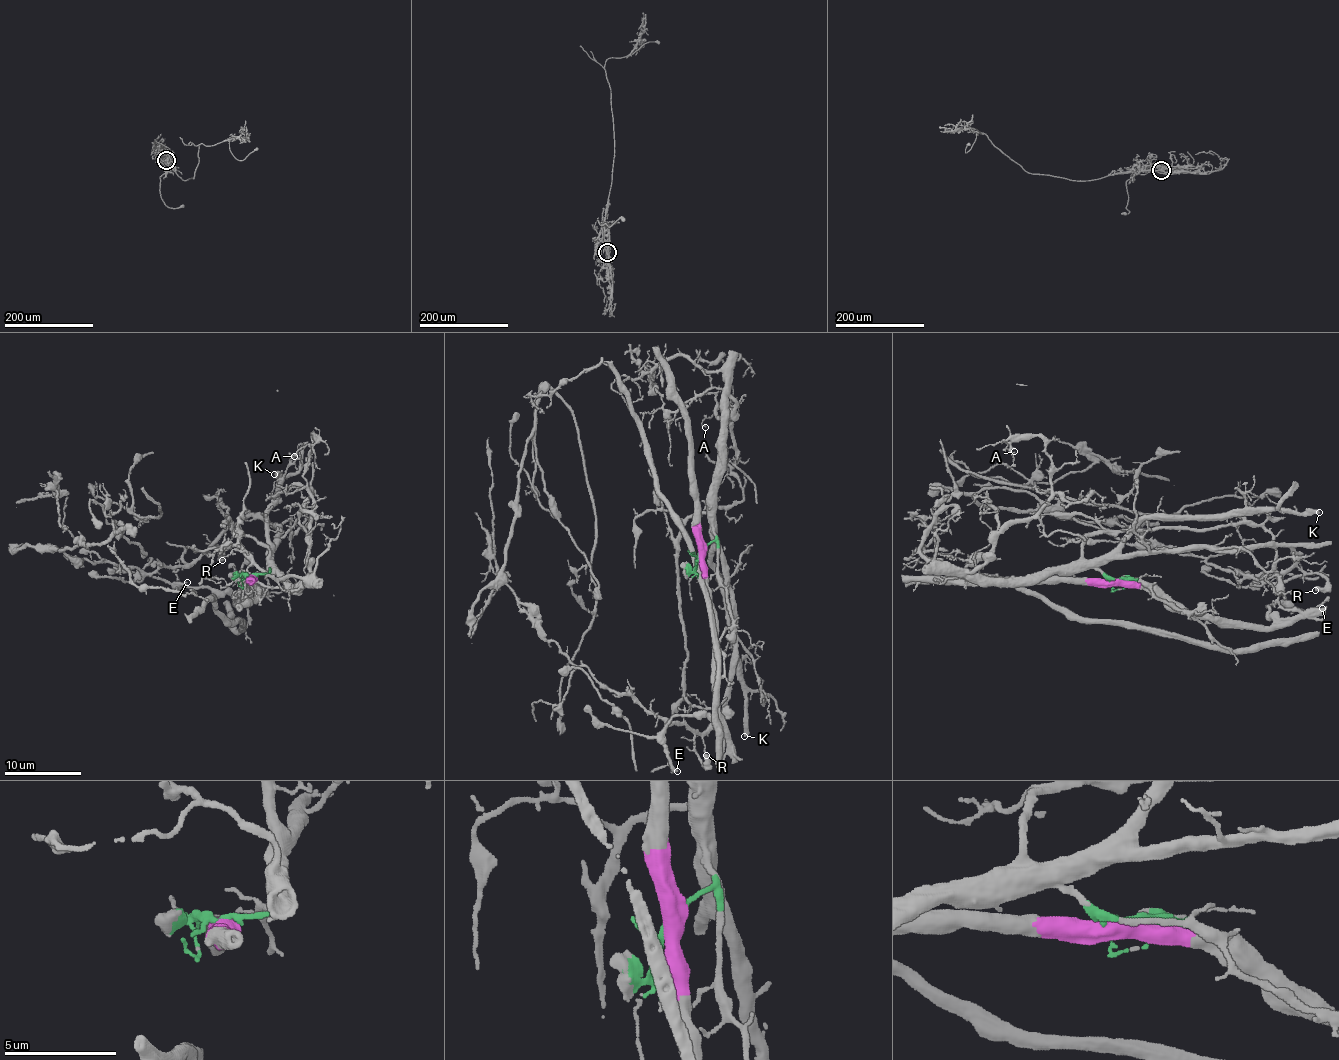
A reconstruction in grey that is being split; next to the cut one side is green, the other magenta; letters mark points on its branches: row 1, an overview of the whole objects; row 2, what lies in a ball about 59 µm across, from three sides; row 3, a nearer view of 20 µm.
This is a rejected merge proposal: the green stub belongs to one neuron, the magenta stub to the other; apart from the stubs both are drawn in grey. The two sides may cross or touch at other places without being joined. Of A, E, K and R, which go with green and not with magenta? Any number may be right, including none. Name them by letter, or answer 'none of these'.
A, K, R

